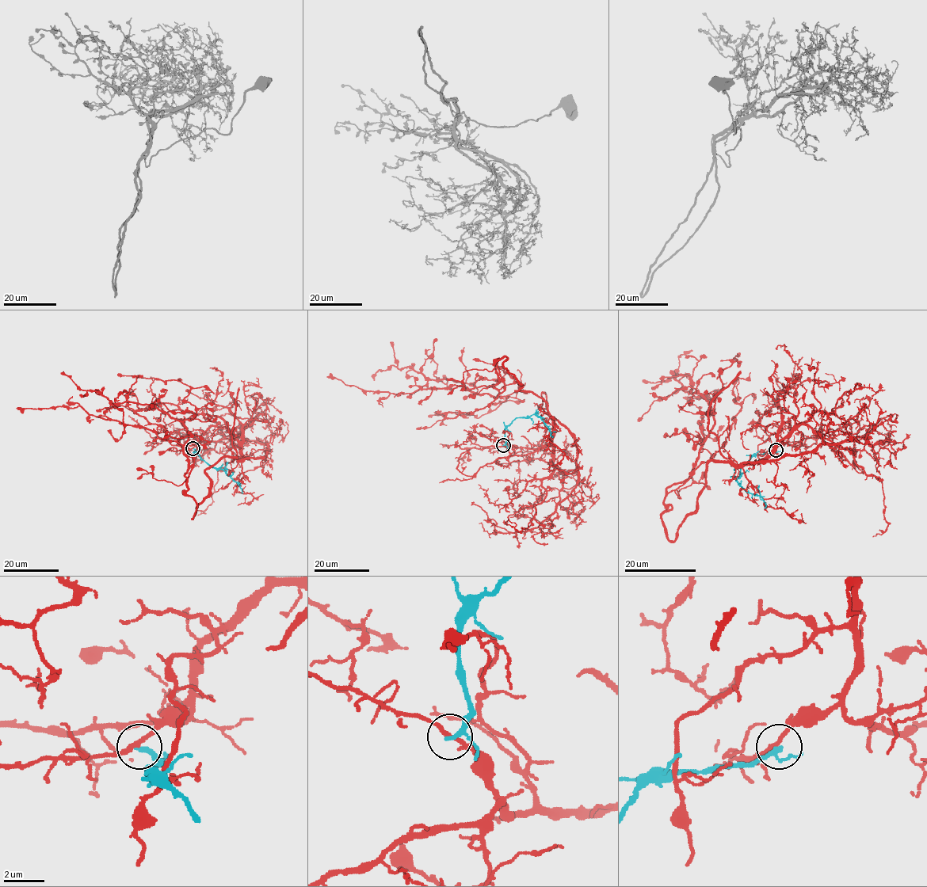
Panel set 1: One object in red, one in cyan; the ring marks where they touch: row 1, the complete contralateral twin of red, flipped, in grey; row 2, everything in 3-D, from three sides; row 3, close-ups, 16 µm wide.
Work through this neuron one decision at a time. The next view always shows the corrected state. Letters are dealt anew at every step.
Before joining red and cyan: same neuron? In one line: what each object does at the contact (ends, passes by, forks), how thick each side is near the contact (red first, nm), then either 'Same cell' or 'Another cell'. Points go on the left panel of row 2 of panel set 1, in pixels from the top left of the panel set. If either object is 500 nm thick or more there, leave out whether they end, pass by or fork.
At the ring red passes by. At the ring cyan passes by. Thickness 200 nm (red) against 190 nm. Another cell

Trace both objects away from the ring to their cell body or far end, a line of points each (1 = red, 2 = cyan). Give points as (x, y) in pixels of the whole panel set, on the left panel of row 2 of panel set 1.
1: (192, 448), (223, 426), (242, 457), (205, 471), (210, 493), (192, 518), (181, 444), (77, 405), (17, 408)
2: (192, 448), (206, 462), (223, 470), (239, 484), (242, 493)

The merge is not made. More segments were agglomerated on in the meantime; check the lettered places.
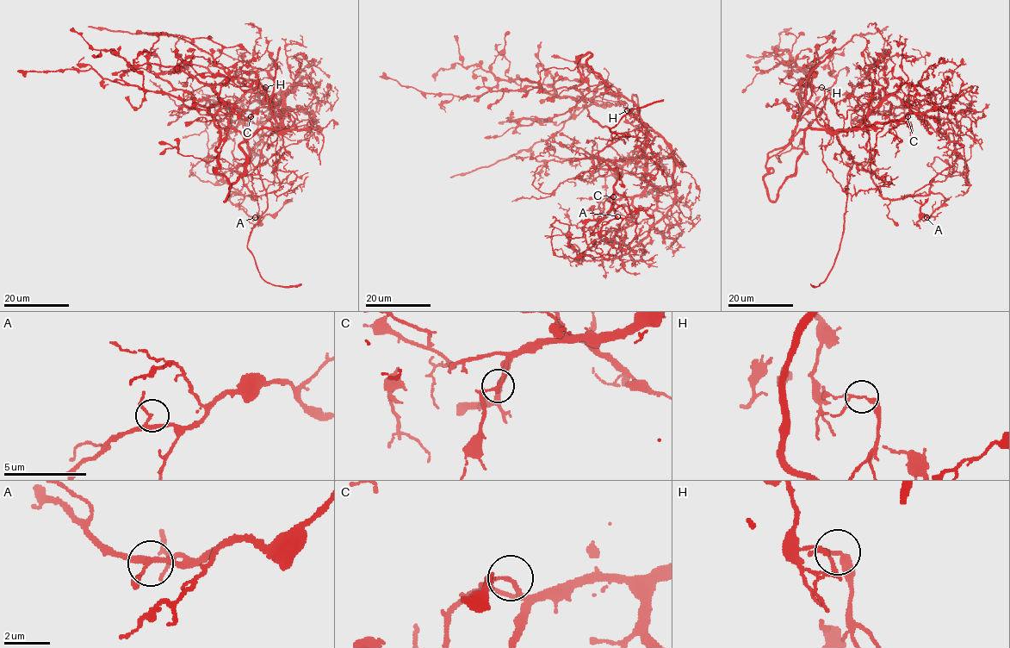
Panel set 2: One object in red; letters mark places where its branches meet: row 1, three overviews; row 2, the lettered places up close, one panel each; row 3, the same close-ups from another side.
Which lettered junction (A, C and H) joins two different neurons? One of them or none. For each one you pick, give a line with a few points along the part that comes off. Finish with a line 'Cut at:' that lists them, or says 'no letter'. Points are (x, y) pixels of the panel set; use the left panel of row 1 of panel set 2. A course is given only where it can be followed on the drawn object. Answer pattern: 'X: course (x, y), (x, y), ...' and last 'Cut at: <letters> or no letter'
H: course (265, 87), (230, 76), (219, 100), (251, 198), (274, 169), (244, 135), (295, 140)
Cut at: H

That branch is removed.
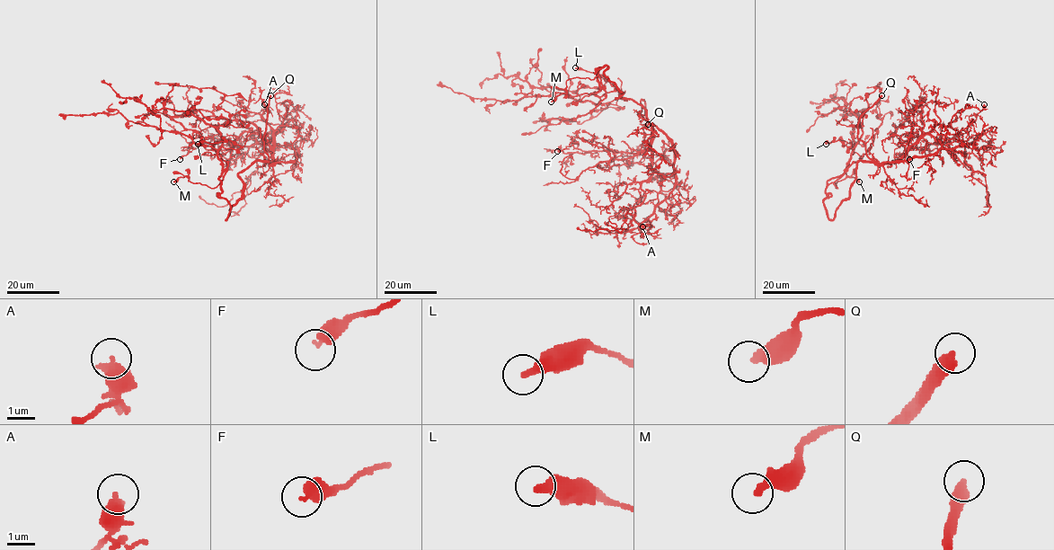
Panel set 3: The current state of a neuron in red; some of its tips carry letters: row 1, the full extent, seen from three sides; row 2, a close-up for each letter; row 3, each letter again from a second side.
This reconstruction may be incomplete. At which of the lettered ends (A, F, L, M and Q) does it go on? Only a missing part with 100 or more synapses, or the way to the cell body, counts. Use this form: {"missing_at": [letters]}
{"missing_at": ["Q"]}

